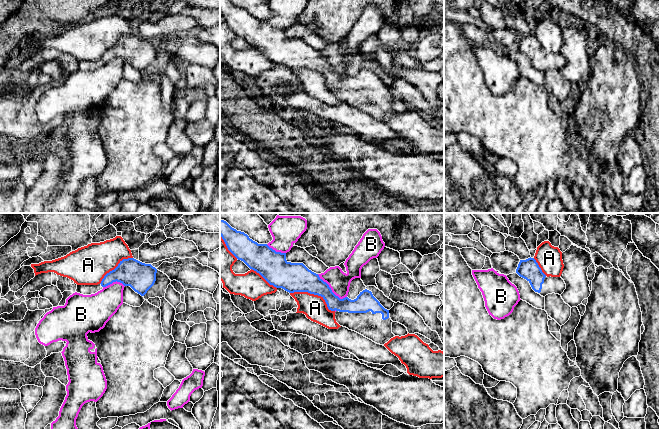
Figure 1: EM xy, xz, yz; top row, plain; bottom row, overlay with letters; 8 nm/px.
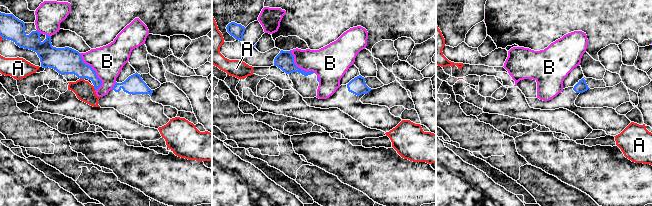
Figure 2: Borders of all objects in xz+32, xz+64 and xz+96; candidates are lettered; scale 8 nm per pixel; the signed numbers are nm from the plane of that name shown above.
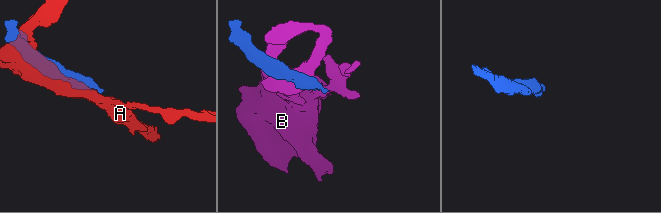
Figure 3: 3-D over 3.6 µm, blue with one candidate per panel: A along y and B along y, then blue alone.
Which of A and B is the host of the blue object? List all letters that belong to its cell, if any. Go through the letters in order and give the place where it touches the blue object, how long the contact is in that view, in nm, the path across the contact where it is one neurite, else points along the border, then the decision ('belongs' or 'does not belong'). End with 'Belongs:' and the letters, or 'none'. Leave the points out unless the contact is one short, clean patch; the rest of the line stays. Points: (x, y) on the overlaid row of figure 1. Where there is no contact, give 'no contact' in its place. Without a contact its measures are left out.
A: contact xz (314, 294); length 400 nm; does not belong
B: contact xz (331, 290); length 300 nm; does not belong
Belongs: none

